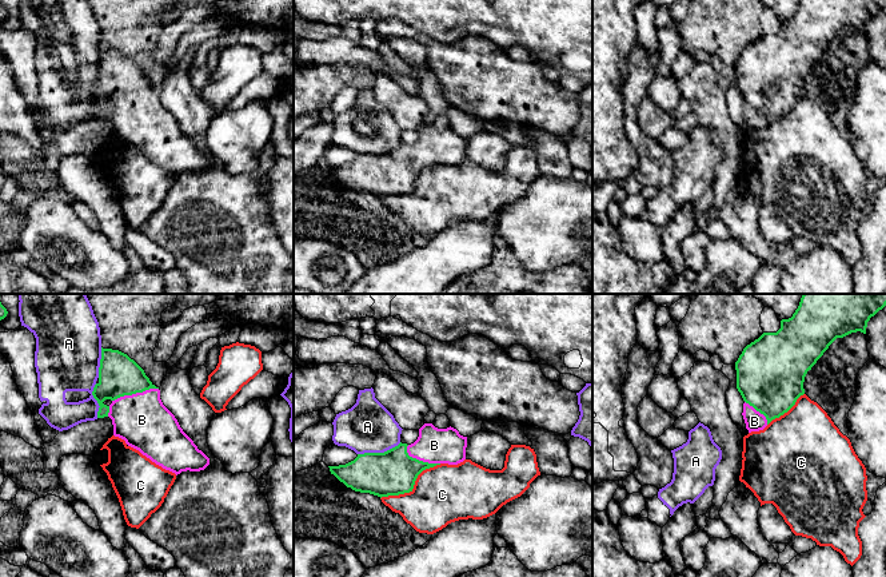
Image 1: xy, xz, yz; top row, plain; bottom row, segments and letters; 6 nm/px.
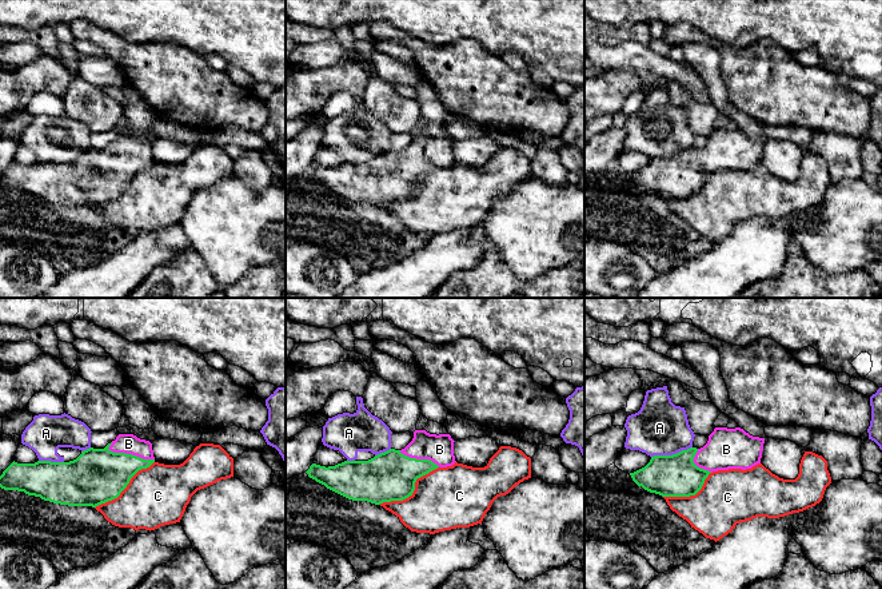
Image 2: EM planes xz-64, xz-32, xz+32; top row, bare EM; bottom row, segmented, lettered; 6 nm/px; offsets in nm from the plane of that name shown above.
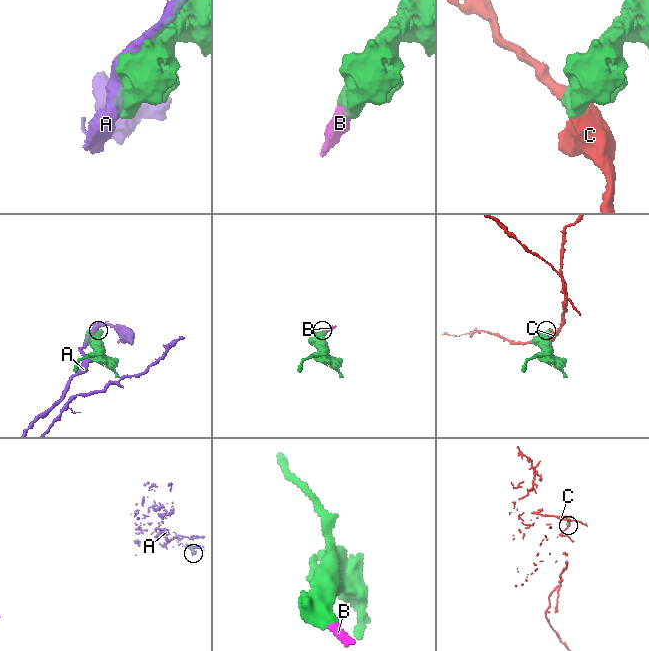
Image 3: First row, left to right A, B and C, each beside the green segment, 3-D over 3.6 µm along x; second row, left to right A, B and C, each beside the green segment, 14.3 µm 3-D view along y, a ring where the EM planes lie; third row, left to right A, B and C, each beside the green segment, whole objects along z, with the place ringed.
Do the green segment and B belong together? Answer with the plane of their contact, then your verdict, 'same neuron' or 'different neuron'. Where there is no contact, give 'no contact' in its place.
contact in xy; same neuron

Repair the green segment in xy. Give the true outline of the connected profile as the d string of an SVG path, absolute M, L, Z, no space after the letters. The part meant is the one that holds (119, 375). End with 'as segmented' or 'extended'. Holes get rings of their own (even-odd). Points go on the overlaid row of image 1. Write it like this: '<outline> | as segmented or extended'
M101 347L99 382L92 391L99 403L97 418L109 417L113 425L113 435L156 465L175 473L200 471L209 465L209 458L197 449L193 441L183 431L175 415L163 405L160 390L144 370L127 354Z | extended

